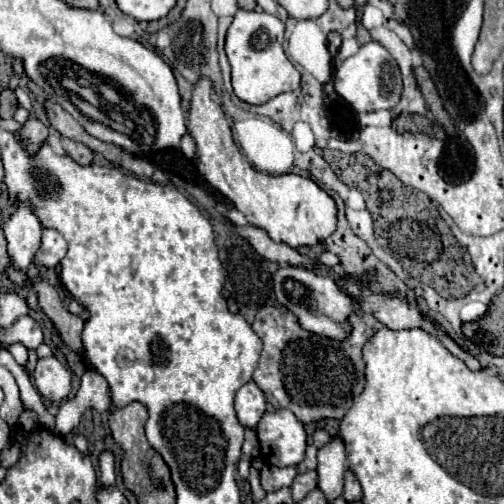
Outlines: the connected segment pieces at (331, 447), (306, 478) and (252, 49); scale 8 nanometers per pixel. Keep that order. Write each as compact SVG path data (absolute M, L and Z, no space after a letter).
M332 436L328 444L318 448L318 488L326 500L332 502L342 494L344 472L346 472L346 450L340 436Z
M304 472L304 474L298 474L296 480L290 484L290 490L292 490L292 500L300 502L310 490L316 488L316 472Z
M238 10L226 34L226 56L232 68L232 86L238 100L246 104L266 104L270 98L300 88L300 72L286 58L282 48L284 22L262 10Z

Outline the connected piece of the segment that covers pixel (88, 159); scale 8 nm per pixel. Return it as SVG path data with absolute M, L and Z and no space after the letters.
M62 138L62 146L64 146L66 154L68 154L74 162L78 162L78 164L82 164L82 166L92 164L94 152L92 152L88 146L84 146L84 144L80 144L80 142L74 142L74 140L70 140L70 138Z

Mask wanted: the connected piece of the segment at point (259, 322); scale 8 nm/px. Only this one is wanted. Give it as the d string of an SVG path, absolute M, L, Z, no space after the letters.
M264 306L256 312L252 330L262 340L262 358L252 378L264 392L266 402L276 406L266 408L268 412L288 408L304 424L324 418L340 420L346 414L352 400L364 390L366 378L362 346L374 334L374 330L368 328L358 314L352 314L350 322L354 326L352 336L344 342L336 342L300 328L296 316L284 306Z

